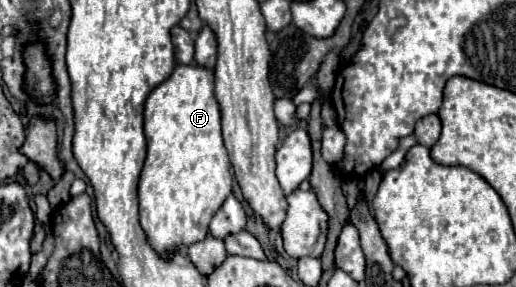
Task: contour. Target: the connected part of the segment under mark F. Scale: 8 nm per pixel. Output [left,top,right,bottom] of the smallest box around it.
[140,64,232,254]

